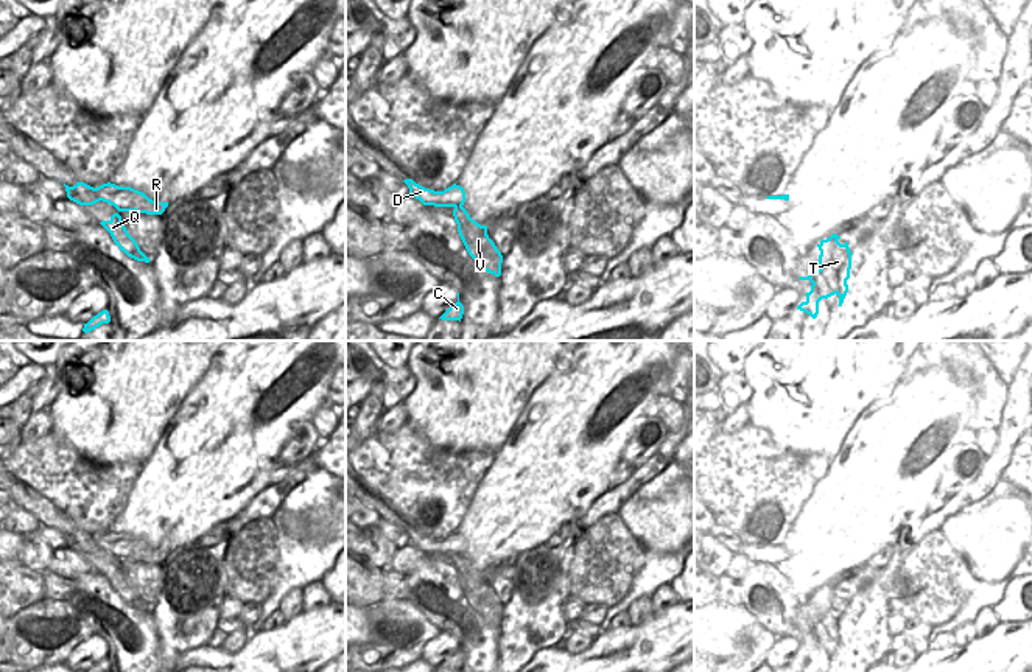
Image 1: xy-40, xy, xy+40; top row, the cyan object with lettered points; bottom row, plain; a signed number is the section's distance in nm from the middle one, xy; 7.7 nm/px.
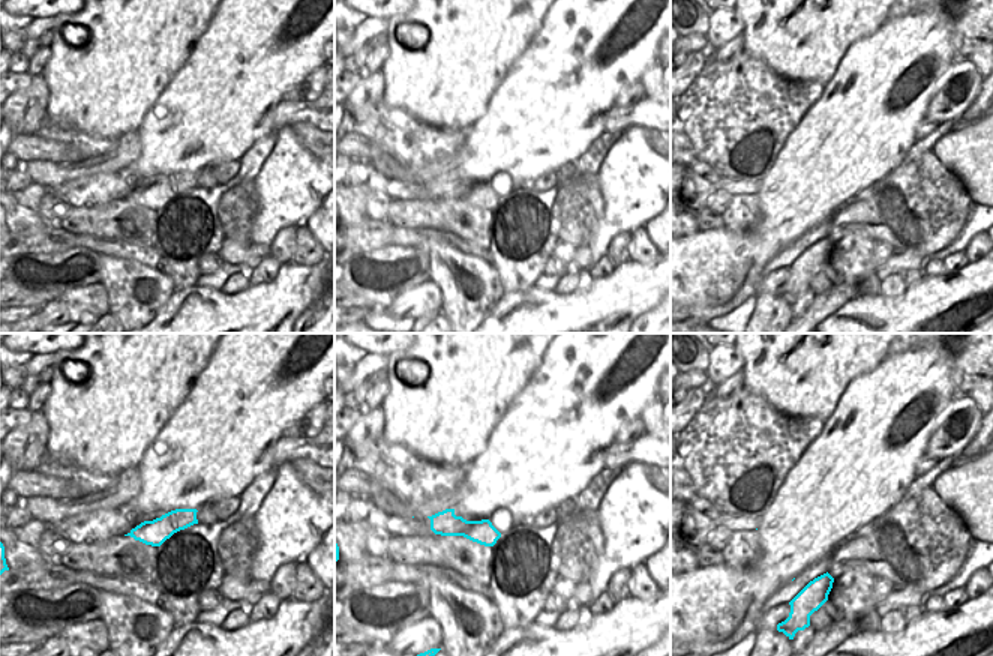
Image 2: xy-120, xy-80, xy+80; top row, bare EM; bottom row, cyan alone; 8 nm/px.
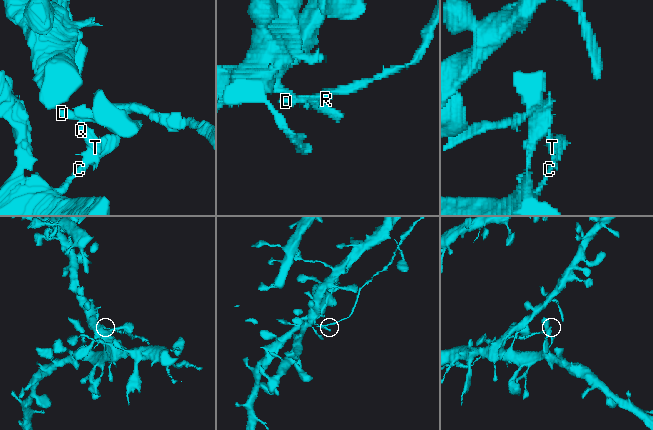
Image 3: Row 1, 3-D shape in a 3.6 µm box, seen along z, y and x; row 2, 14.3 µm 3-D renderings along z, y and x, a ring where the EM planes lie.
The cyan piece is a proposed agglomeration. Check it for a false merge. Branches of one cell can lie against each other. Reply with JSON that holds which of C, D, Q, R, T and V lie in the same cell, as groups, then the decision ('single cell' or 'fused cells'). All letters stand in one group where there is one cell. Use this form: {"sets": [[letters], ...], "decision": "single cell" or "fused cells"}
{"sets": [["C", "Q", "T", "V"], ["D", "R"]], "decision": "fused cells"}

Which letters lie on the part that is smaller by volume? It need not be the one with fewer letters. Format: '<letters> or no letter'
D, R

